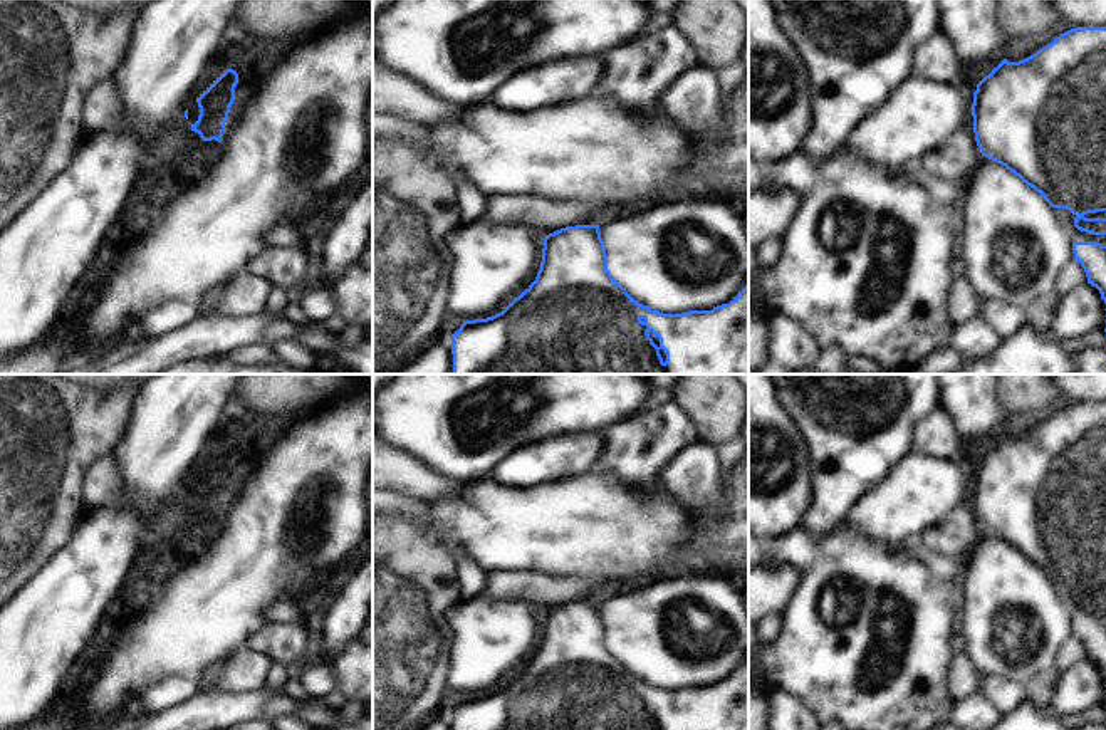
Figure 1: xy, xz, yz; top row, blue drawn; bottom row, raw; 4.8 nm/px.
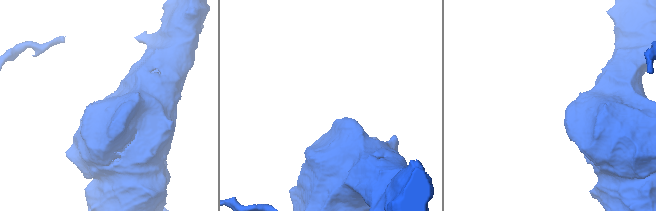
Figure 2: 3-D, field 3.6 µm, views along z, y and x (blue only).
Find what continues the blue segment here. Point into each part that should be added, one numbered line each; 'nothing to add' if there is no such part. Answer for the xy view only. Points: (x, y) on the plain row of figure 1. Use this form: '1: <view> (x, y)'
nothing to add

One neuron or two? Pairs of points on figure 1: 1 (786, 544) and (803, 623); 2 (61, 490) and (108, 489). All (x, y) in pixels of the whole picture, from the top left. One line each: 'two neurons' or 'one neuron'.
1: one neuron
2: two neurons

